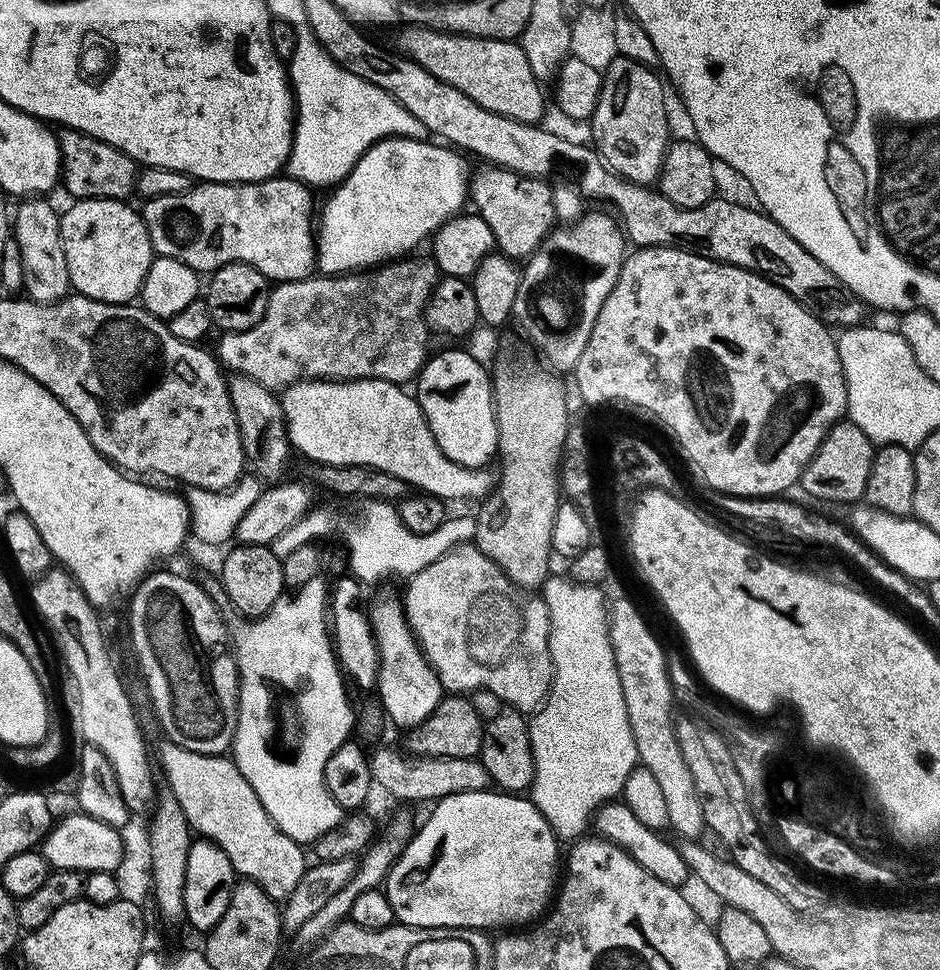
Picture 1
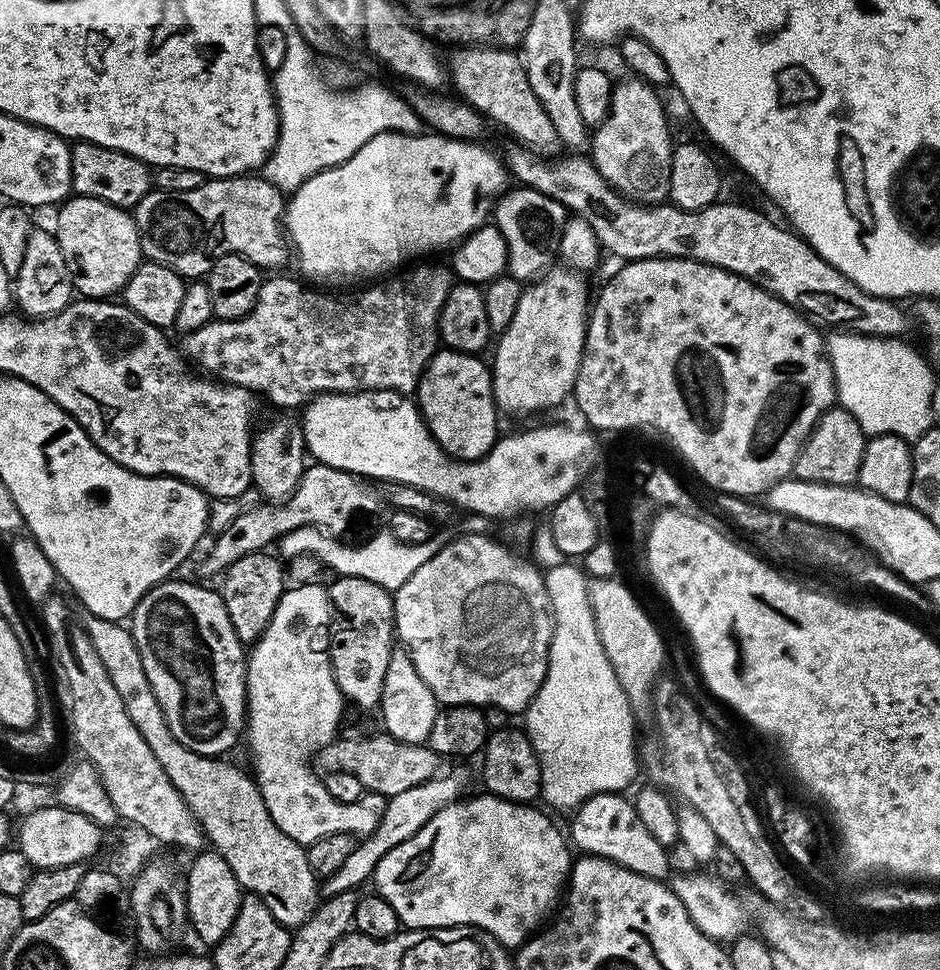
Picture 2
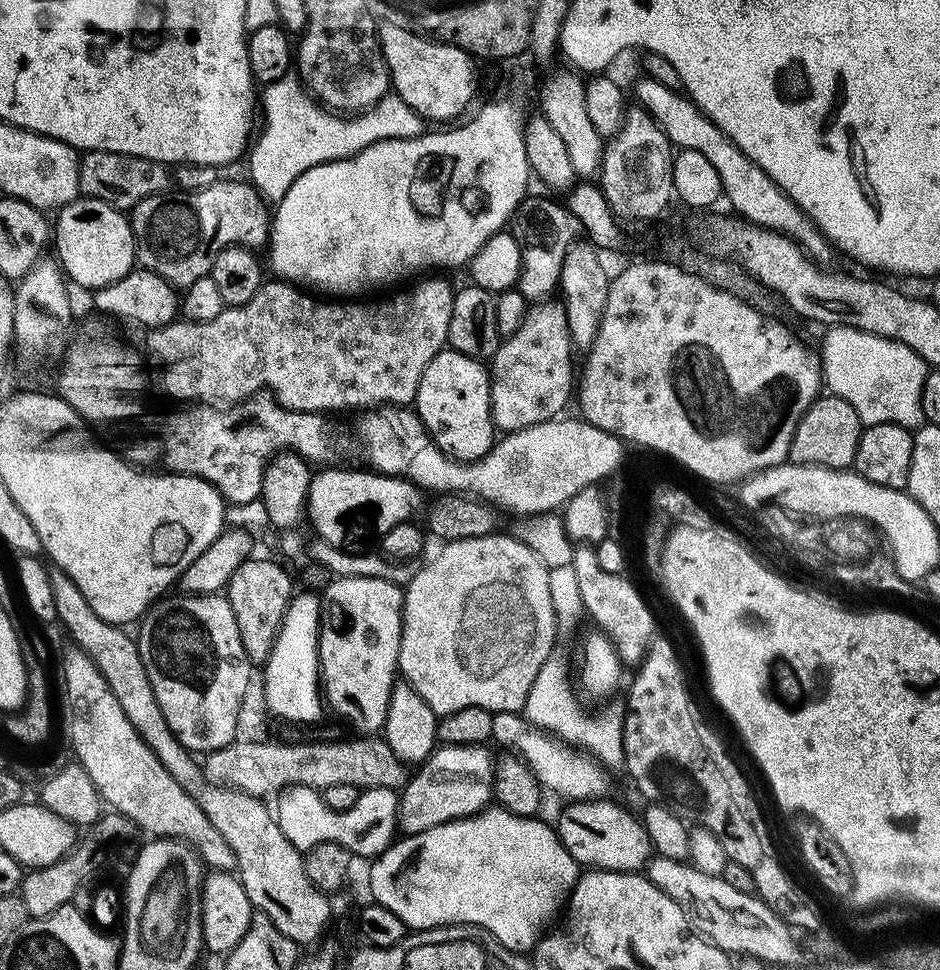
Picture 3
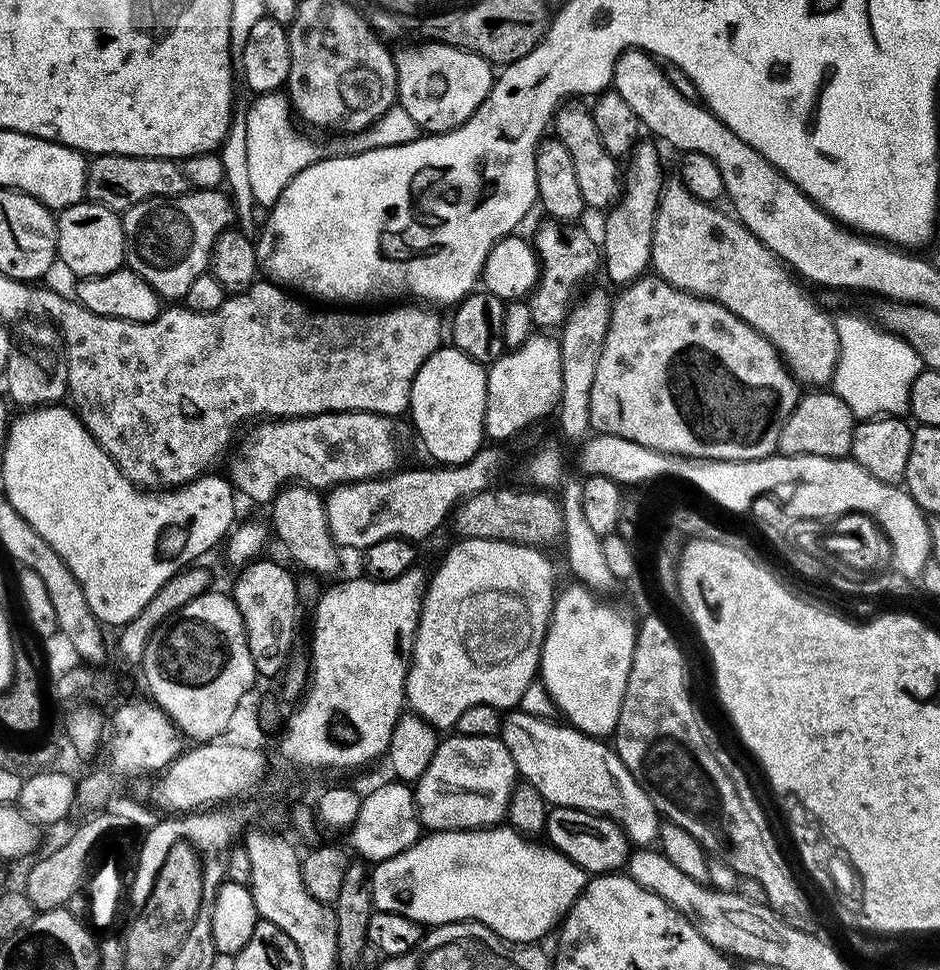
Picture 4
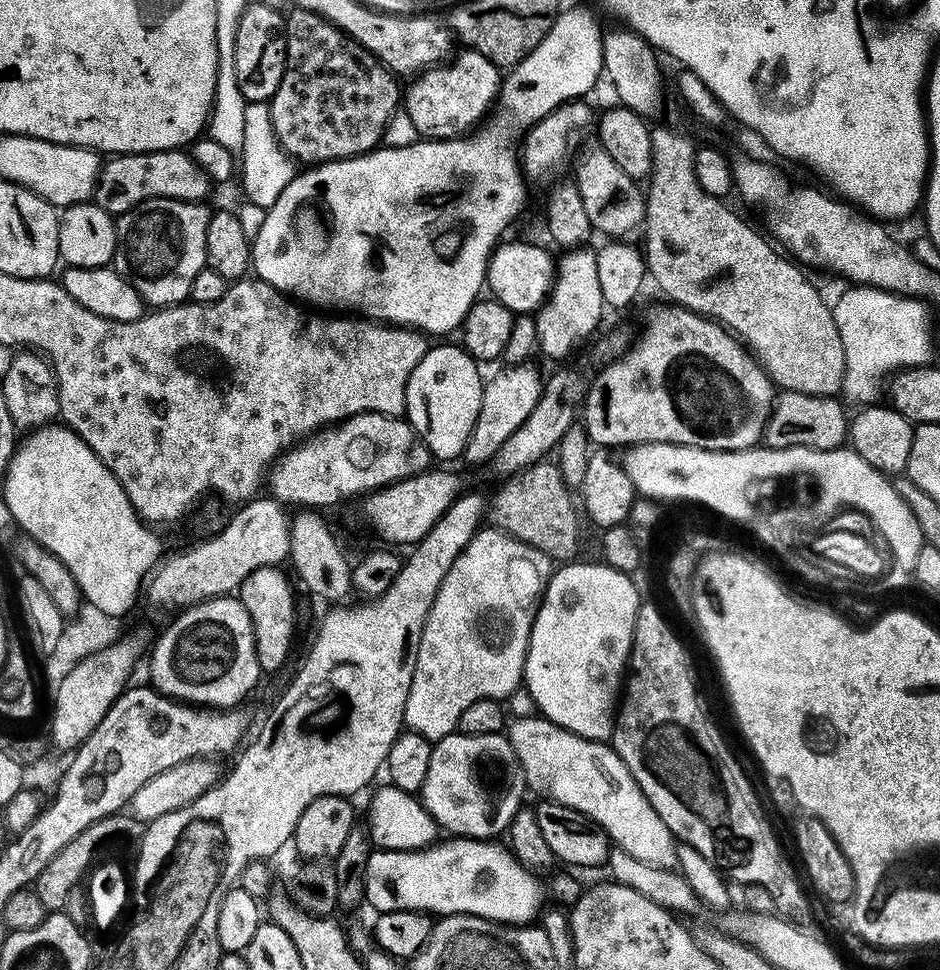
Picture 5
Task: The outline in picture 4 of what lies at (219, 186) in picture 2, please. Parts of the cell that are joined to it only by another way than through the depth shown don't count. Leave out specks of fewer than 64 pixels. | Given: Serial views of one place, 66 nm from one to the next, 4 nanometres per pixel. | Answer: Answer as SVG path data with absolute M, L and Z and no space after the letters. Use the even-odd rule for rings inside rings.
M189 190L181 196L159 196L138 202L122 214L124 221L124 264L137 272L157 294L168 302L179 301L190 290L194 278L205 275L216 239L229 231L234 205L220 190Z

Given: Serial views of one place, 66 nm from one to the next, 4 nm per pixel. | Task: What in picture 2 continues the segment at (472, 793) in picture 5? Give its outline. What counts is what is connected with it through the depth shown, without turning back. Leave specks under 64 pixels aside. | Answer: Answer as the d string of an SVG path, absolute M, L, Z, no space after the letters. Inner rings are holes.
M456 772L453 776L437 774L432 779L422 782L418 786L412 786L410 790L402 790L402 794L394 794L387 797L385 806L379 813L376 821L376 828L368 836L363 837L357 843L356 849L346 857L346 862L334 870L334 874L323 877L318 892L321 897L327 898L342 894L344 891L359 889L359 884L364 884L373 879L373 872L381 862L383 856L394 847L414 834L418 834L422 826L434 817L436 811L442 810L446 805L452 804L461 799L468 791L468 776L464 772Z

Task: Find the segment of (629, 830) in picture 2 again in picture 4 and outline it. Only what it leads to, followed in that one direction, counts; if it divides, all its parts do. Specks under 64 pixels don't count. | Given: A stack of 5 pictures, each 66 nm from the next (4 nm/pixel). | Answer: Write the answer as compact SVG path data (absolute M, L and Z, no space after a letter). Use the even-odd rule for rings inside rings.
M553 807L544 827L547 843L587 874L616 874L628 863L630 841L624 829L608 816L581 808Z

